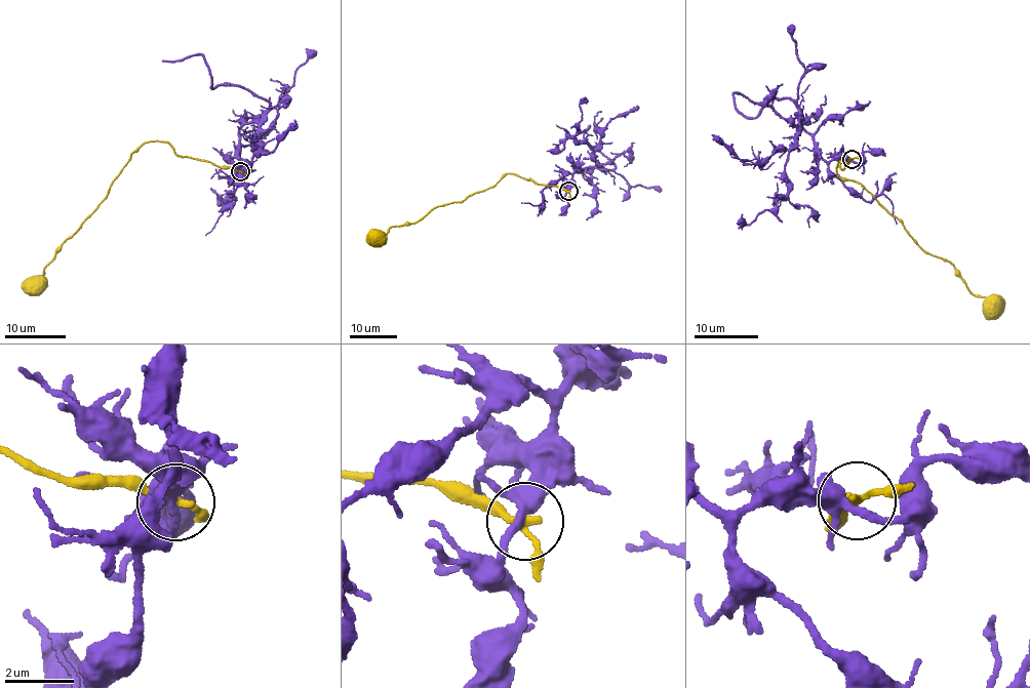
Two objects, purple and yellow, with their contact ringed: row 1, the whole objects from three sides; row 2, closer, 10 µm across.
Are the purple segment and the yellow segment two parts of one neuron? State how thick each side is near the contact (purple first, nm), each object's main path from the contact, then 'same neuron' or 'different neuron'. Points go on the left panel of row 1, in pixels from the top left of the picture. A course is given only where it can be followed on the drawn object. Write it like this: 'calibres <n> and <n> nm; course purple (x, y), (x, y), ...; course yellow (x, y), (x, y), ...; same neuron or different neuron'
calibres 320 and 190 nm; course purple (239, 171), (238, 134), (267, 112), (269, 103), (243, 88), (211, 87), (200, 54), (162, 59); course yellow (239, 171), (179, 156), (166, 142), (142, 144), (112, 180), (104, 200), (46, 264), (35, 288); different neuron

